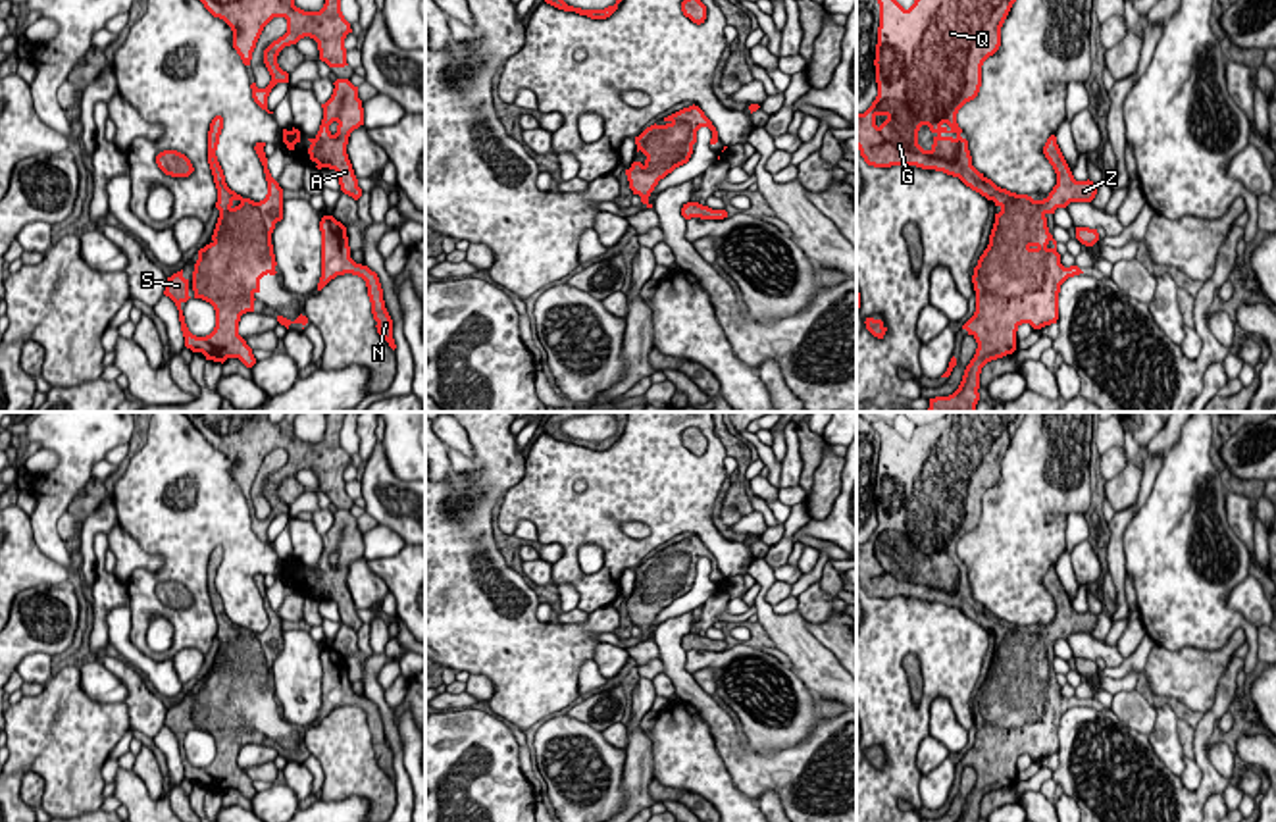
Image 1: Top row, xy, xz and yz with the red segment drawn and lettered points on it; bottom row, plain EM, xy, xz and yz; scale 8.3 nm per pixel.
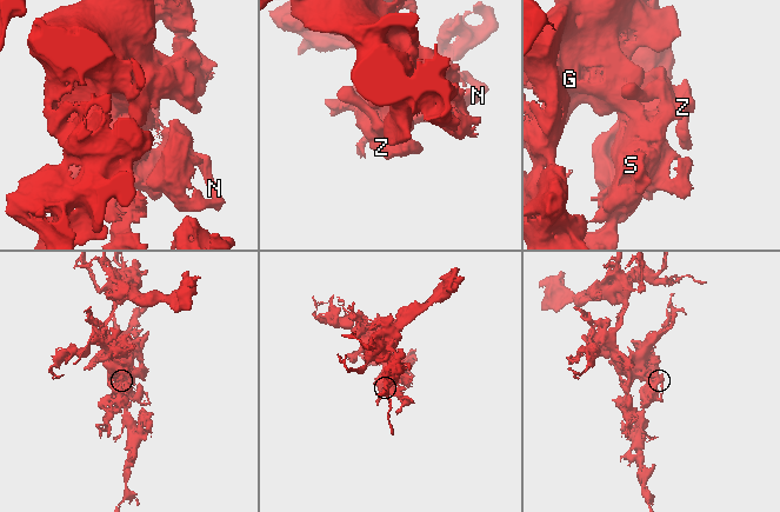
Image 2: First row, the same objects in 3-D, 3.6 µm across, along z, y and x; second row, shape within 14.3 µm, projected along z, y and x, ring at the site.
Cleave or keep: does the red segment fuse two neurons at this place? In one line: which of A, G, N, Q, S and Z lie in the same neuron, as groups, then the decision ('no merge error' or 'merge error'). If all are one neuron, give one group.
groups A G N Q S Z; no merge error

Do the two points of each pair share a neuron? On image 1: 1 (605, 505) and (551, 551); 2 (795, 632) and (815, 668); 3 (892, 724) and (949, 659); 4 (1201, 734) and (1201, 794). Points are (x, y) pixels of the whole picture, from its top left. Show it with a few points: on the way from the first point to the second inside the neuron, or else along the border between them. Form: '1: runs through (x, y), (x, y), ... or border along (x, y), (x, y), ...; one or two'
1: border along (541, 543), (557, 543), (562, 549), (562, 557); two
2: runs through (797, 642), (811, 659); one
3: runs through (892, 693), (892, 661), (905, 647), (918, 647); one
4: runs through (1201, 749), (1207, 778); one

